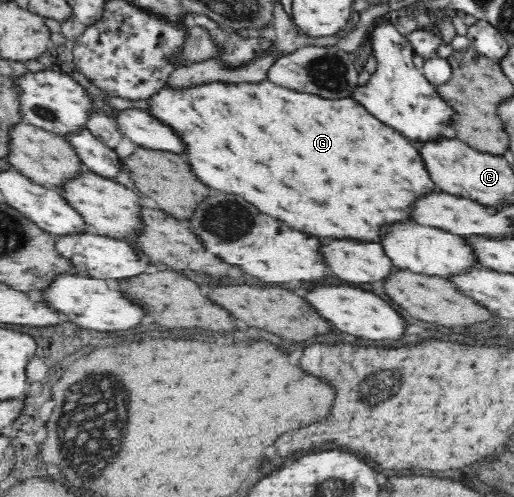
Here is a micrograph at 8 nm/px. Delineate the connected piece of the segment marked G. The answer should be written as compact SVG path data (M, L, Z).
M262 82L262 84L234 84L234 86L224 86L224 84L204 84L198 88L190 88L190 90L174 90L172 86L162 88L157 93L152 94L147 99L150 103L150 112L154 116L158 116L160 120L168 122L172 128L178 130L180 136L184 136L186 144L188 144L188 158L194 166L194 172L200 176L200 180L216 190L228 192L228 194L238 194L244 200L248 200L252 206L256 206L260 212L280 218L282 222L286 222L288 226L296 228L296 230L304 230L312 236L320 236L320 238L350 238L350 240L362 240L362 242L382 242L386 238L386 230L388 226L394 226L398 222L408 222L412 220L414 214L414 206L420 198L434 194L436 182L432 180L426 162L422 158L422 154L414 148L414 144L408 142L406 136L402 136L400 132L396 132L394 128L382 124L376 116L372 116L360 102L356 102L354 97L340 98L340 100L324 100L320 96L314 94L304 94L304 92L296 92L296 90L288 90L288 88L280 88L272 82Z

